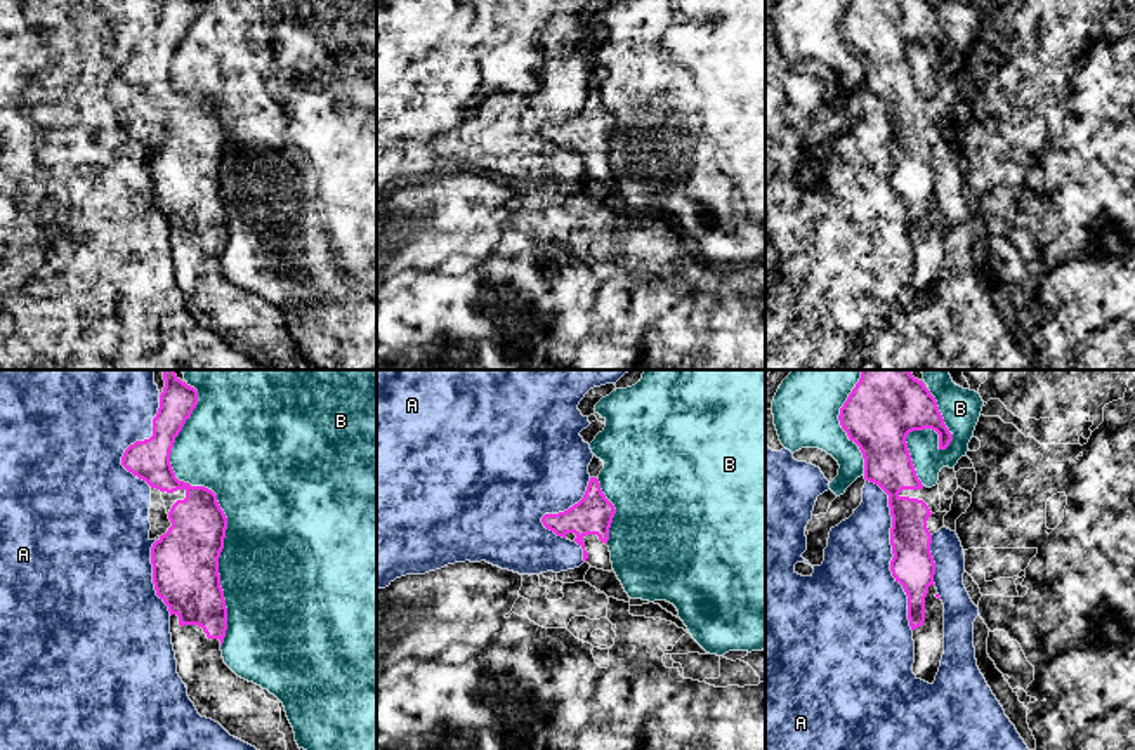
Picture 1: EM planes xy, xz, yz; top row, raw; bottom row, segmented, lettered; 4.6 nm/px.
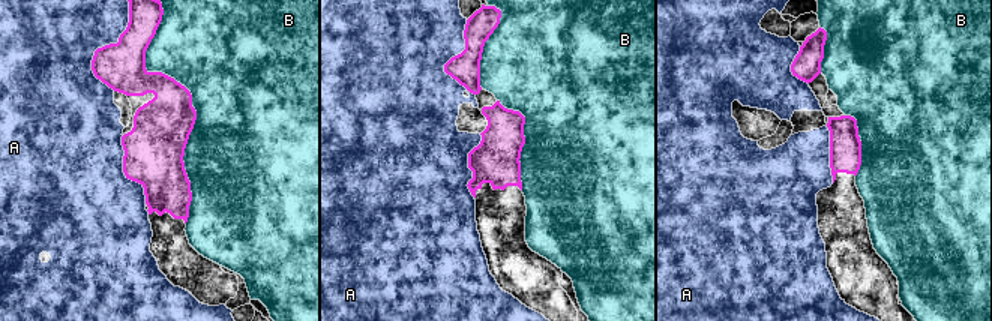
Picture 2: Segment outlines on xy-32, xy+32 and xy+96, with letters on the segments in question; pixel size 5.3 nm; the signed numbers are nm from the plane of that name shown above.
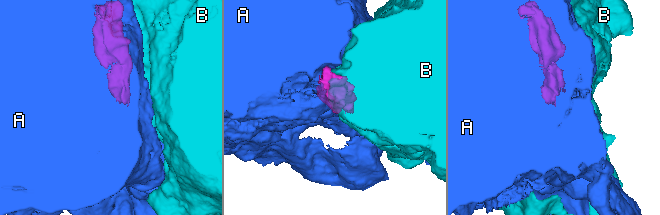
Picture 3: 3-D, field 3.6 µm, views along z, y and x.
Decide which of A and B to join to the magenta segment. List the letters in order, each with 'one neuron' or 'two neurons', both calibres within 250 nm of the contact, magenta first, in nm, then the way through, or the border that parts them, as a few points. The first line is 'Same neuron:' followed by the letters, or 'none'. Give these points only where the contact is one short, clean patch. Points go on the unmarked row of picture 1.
Same neuron: none
A: two neurons; 200 nm thick on the magenta side, 380 nm on the other
B: two neurons; 280 nm thick on the magenta side, 480 nm on the other

